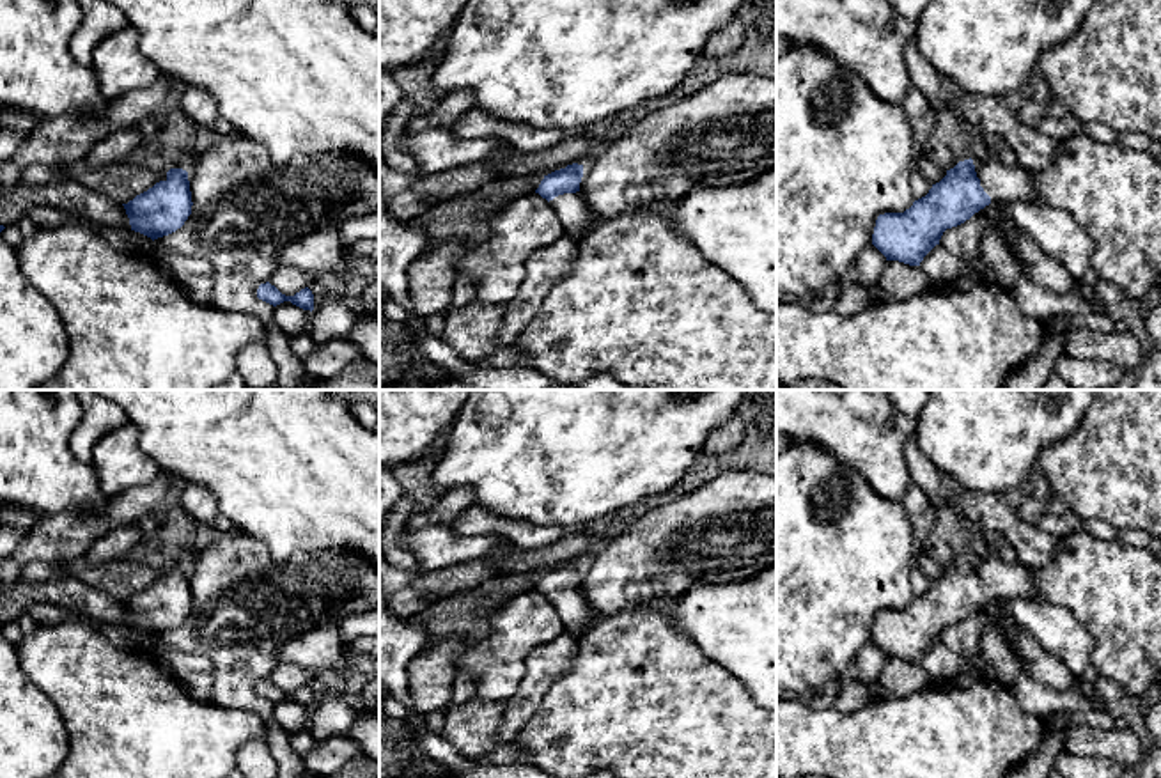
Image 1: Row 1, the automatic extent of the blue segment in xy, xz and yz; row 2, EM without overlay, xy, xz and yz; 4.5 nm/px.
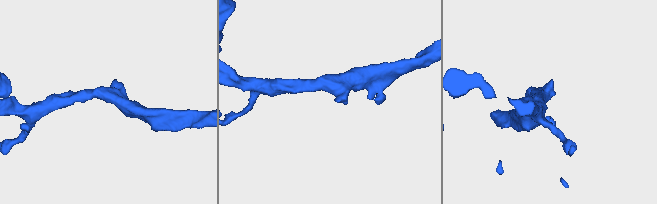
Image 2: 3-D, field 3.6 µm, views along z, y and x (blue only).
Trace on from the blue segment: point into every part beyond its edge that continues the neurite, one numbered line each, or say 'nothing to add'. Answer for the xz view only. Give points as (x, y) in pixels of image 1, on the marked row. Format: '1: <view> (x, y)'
1: xz (569, 208)

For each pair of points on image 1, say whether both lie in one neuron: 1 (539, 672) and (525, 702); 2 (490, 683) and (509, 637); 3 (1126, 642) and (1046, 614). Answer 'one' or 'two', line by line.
1: one
2: one
3: two

